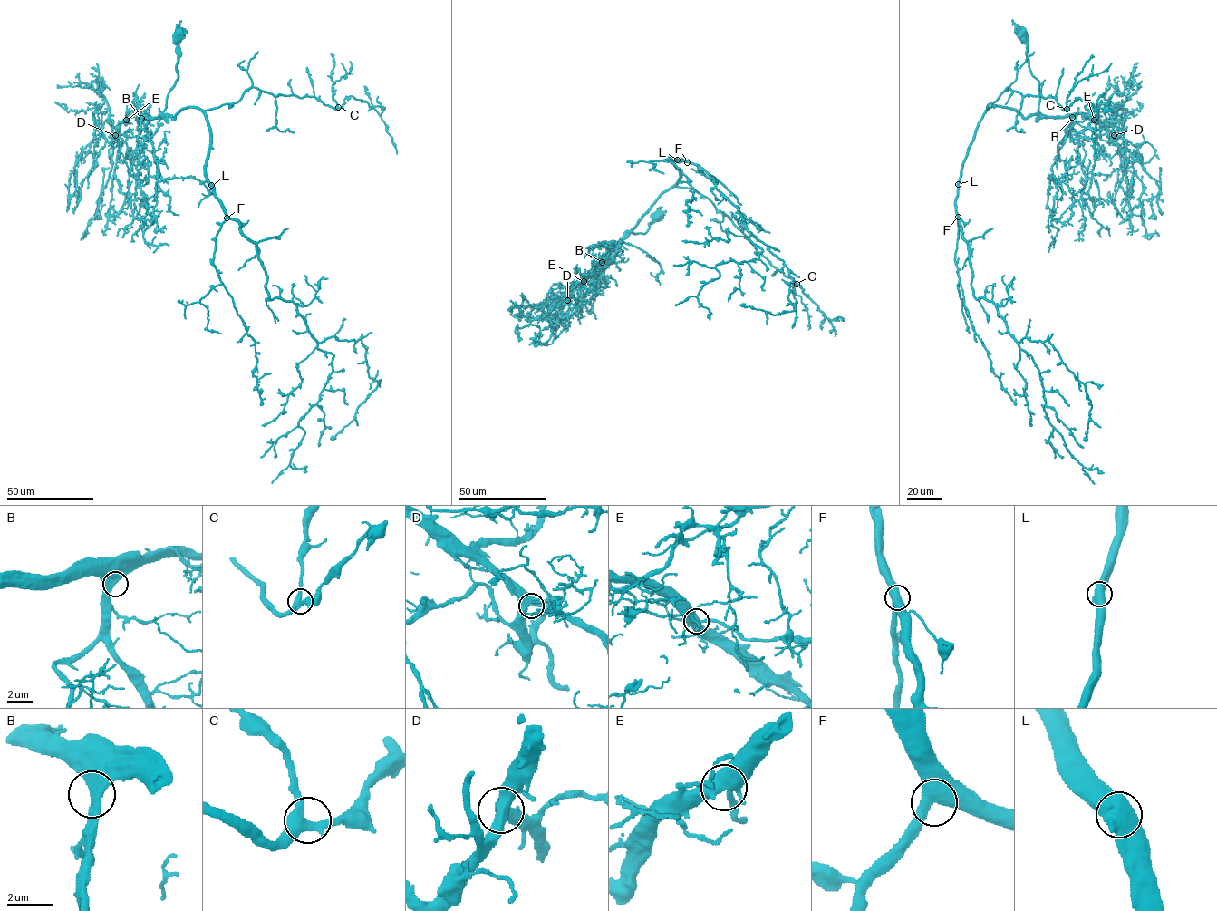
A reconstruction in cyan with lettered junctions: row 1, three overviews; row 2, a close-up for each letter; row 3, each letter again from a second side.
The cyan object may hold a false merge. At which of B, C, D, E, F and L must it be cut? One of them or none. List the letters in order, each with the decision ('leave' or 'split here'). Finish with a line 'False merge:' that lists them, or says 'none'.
B: leave
C: leave
D: leave
E: leave
F: leave
L: leave
False merge: none

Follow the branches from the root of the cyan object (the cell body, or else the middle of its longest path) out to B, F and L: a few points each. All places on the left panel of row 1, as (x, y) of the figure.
B: (178, 33), (176, 65), (178, 78), (169, 93), (166, 109), (157, 117), (141, 118)
F: (178, 33), (178, 78), (162, 115), (174, 119), (189, 107), (204, 114), (210, 133), (206, 178), (226, 218)
L: (178, 33), (178, 78), (162, 115), (174, 119), (189, 107), (204, 114), (210, 133), (205, 172), (212, 185)

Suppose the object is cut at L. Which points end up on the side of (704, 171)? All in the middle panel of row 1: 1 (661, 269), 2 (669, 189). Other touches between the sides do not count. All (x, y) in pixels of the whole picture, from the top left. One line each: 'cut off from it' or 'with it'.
1: cut off from it
2: cut off from it

